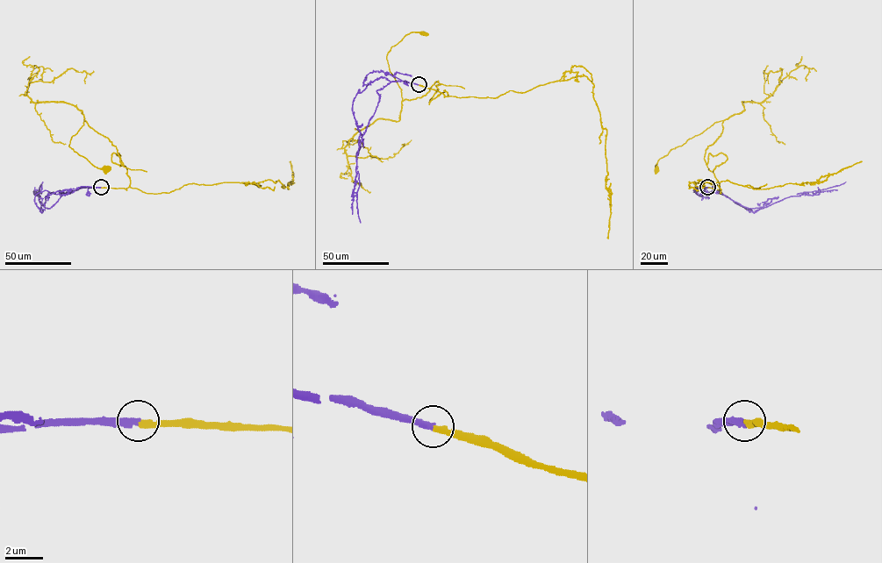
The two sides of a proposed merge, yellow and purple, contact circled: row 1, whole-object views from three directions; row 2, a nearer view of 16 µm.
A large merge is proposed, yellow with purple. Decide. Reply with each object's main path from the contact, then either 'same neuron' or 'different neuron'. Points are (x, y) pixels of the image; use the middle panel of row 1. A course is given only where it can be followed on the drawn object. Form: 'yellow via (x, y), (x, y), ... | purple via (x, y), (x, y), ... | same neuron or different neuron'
yellow via (419, 84), (448, 96), (429, 103), (438, 81), (402, 99), (387, 58), (405, 35), (425, 34) | purple via (419, 84), (379, 77), (370, 81), (354, 98), (352, 112), (360, 135), (353, 191), (356, 195), (360, 222) | same neuron

